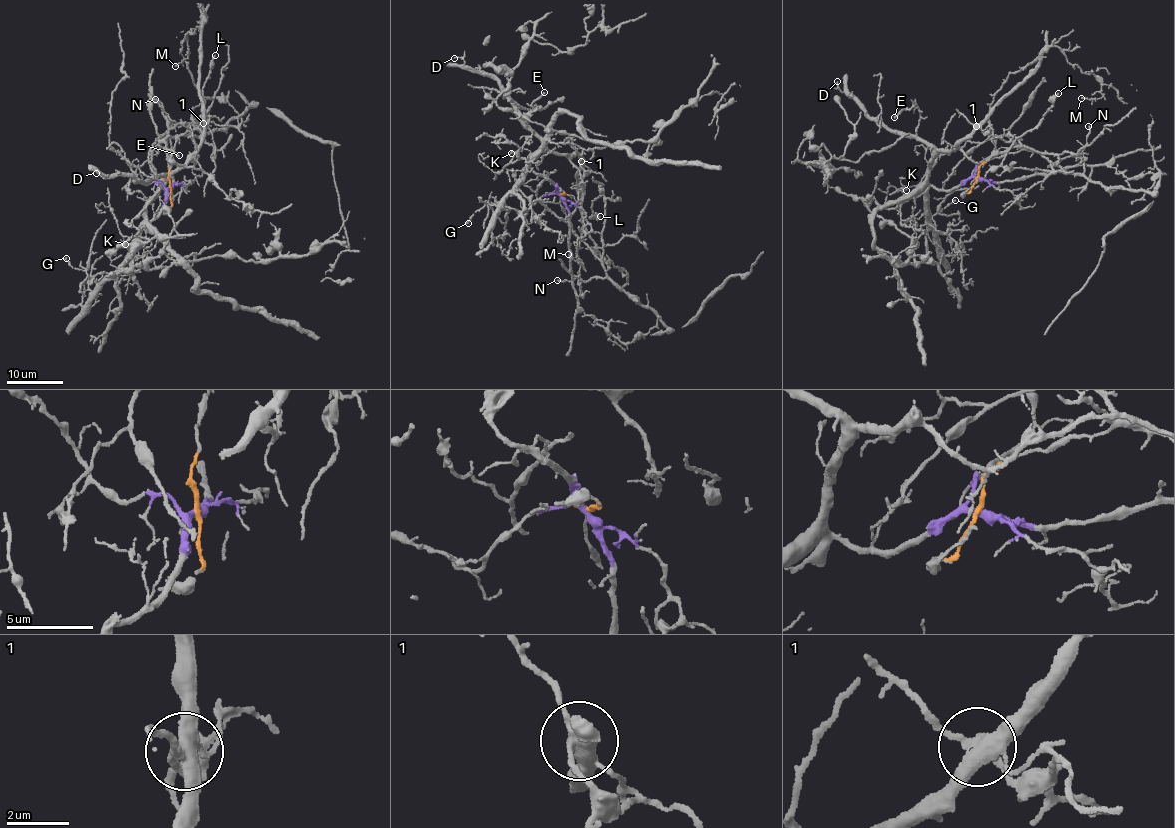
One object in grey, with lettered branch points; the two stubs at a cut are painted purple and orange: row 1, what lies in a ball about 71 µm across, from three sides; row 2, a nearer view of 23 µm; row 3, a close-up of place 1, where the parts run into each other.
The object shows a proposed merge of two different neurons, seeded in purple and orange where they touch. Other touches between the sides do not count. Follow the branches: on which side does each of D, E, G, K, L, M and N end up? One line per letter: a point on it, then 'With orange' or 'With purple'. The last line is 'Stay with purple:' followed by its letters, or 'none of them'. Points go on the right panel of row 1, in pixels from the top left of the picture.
D: Place: (837, 81). With purple
E: Place: (894, 117). With purple
G: Place: (955, 200). With purple
K: Place: (906, 190). With purple
L: Place: (1058, 93). With orange
M: Place: (1081, 98). With purple
N: Place: (1088, 126). With orange
Stay with purple: D, E, G, K, M

